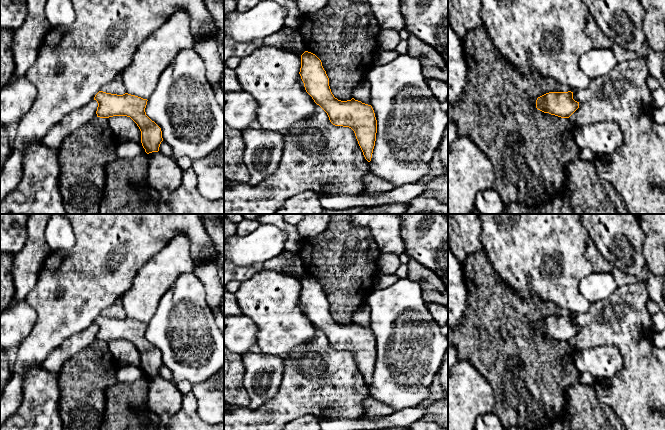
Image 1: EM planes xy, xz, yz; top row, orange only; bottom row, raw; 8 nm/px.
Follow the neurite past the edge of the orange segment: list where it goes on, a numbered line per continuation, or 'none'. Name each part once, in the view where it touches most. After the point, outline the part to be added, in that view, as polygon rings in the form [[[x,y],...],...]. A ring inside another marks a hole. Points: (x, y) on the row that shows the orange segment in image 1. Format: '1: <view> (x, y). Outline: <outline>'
none

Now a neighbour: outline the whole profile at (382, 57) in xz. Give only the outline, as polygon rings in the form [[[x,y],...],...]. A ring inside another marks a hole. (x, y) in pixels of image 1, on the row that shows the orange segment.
[[[380,48],[376,50],[374,64],[375,66],[384,65],[398,56],[398,53],[395,50],[384,51]]]

